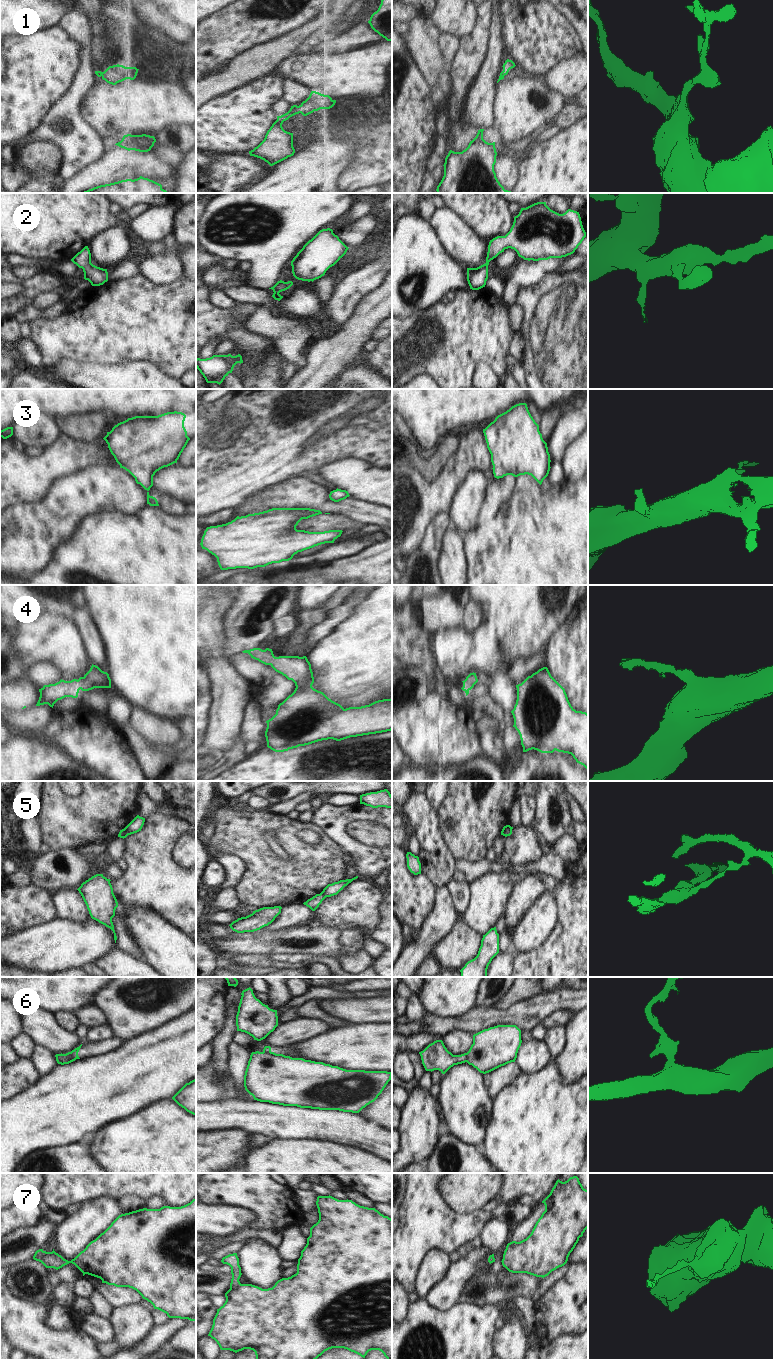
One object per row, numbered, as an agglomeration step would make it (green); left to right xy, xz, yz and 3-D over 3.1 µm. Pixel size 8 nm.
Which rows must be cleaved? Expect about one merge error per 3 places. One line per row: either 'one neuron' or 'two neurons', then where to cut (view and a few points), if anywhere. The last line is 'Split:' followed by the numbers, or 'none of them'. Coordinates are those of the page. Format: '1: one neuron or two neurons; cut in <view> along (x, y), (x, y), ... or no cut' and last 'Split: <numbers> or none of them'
1: one neuron; no cut
2: one neuron; no cut
3: one neuron; no cut
4: one neuron; no cut
5: two neurons; cut in xy along (124, 828), (128, 834)
6: two neurons; cut in yz along (467, 1053), (465, 1061)
7: two neurons; cut in xz along (241, 1284), (230, 1289)
Split: 5, 6, 7

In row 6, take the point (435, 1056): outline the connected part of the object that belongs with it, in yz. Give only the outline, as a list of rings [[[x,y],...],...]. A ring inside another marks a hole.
[[[436,1040],[419,1052],[426,1071],[439,1070],[445,1074],[454,1065],[467,1061],[467,1053],[453,1055],[447,1050],[442,1040]]]

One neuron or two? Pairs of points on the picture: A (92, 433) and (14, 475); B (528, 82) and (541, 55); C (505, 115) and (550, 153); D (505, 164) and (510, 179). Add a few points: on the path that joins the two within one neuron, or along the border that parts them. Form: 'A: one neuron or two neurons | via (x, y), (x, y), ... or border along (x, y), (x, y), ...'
A: two neurons | border along (63, 432), (85, 442), (97, 442), (102, 439)
B: two neurons | border along (526, 73), (542, 76)
C: two neurons | border along (548, 130), (545, 134)
D: one neuron | via (506, 168), (508, 175)

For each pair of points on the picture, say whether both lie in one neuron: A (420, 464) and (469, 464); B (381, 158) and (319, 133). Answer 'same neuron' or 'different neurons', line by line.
A: different neurons
B: same neuron

